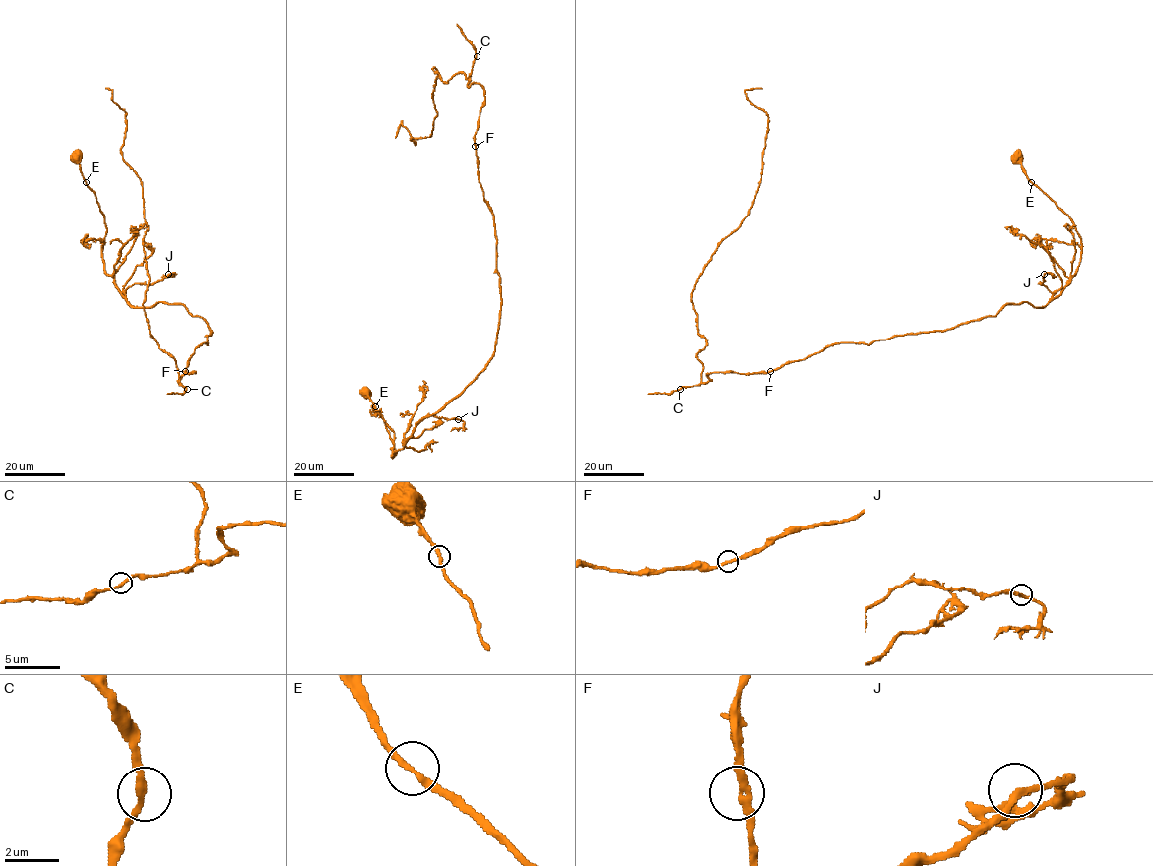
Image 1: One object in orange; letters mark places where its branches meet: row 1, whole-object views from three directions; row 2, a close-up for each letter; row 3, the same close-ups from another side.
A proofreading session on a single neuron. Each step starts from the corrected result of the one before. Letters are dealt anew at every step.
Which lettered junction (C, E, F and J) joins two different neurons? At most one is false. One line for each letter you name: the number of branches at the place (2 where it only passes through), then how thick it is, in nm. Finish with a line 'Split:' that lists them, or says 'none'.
Split: none

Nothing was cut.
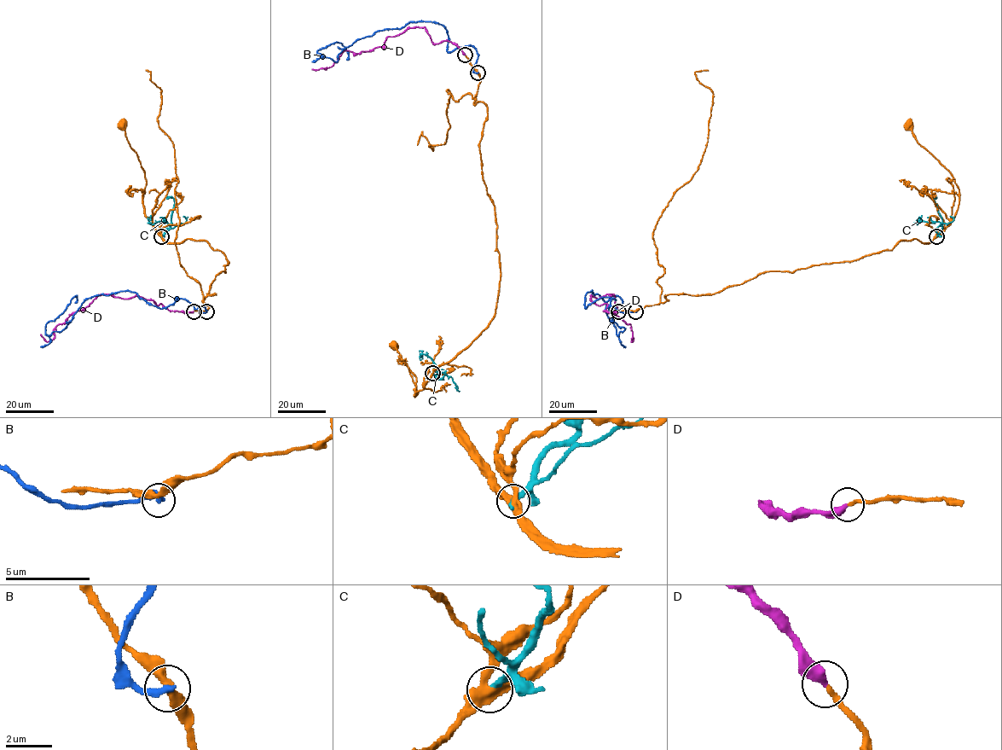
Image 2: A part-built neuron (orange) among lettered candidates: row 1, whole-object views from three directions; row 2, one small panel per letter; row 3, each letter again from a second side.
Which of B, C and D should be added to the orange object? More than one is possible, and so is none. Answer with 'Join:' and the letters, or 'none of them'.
Join: D

